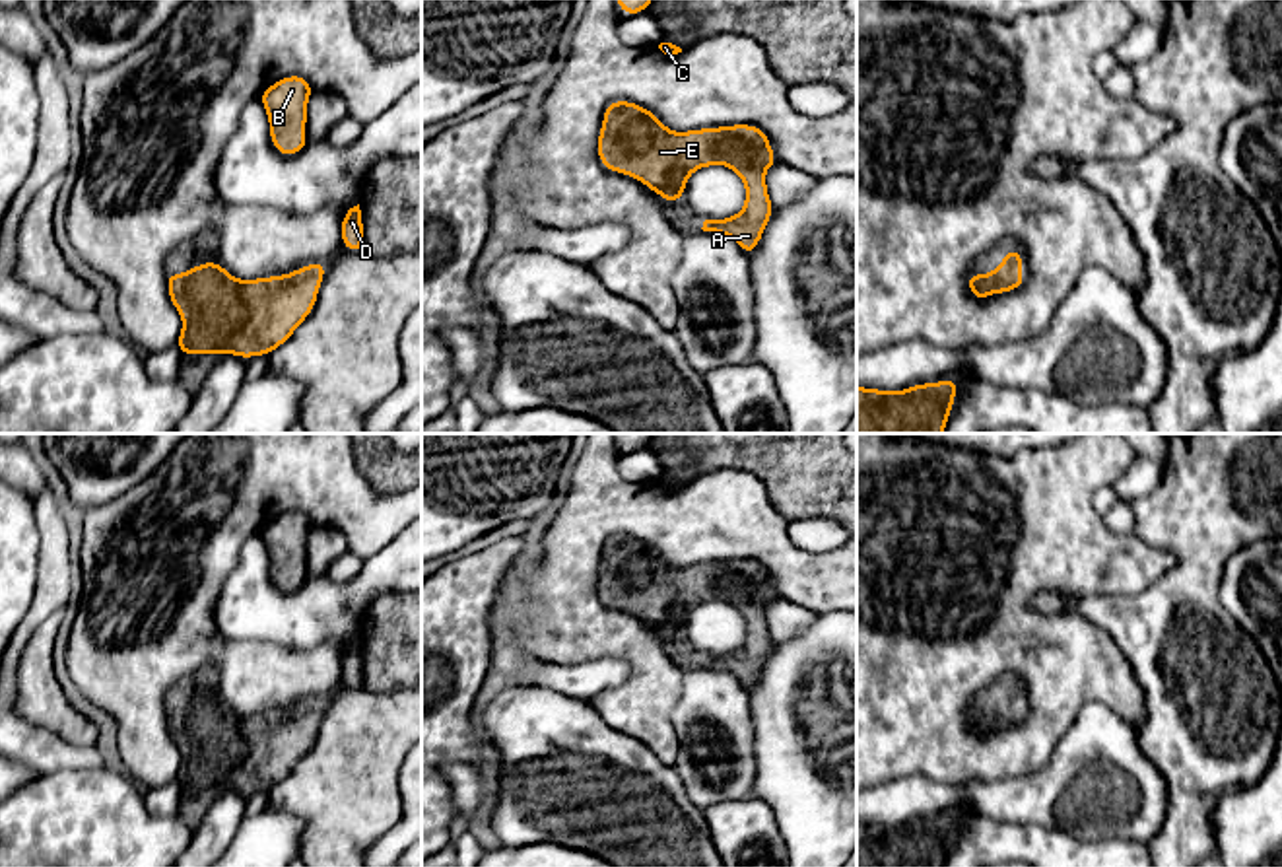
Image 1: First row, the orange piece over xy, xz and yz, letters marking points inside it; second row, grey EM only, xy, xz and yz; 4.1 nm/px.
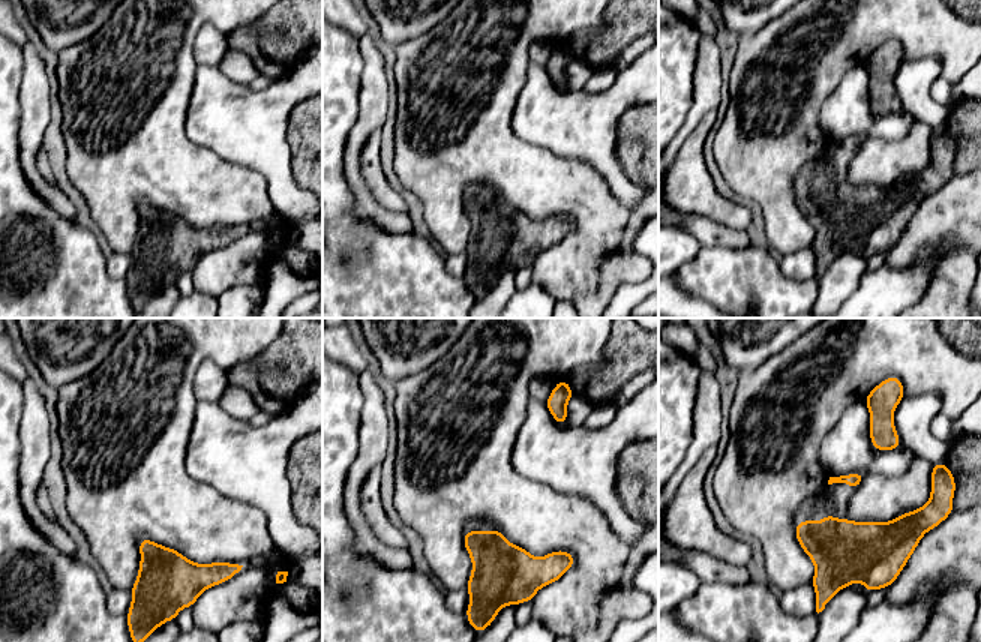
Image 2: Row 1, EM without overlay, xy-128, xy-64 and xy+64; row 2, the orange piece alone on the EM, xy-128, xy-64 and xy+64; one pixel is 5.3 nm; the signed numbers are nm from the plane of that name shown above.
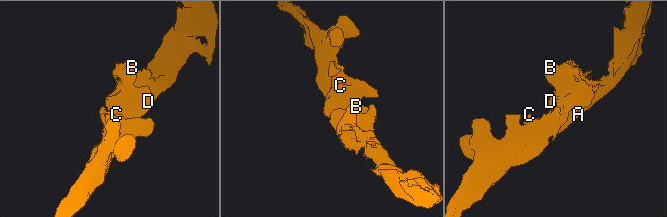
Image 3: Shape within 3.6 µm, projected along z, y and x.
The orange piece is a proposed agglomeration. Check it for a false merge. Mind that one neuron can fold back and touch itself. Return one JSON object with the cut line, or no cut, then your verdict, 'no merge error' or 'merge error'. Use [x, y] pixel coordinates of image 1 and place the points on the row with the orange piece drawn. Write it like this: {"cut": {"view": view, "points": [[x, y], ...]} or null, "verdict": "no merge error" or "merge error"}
{"cut": null, "verdict": "no merge error"}

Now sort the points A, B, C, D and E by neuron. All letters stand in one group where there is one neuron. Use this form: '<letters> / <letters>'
A B C D E

